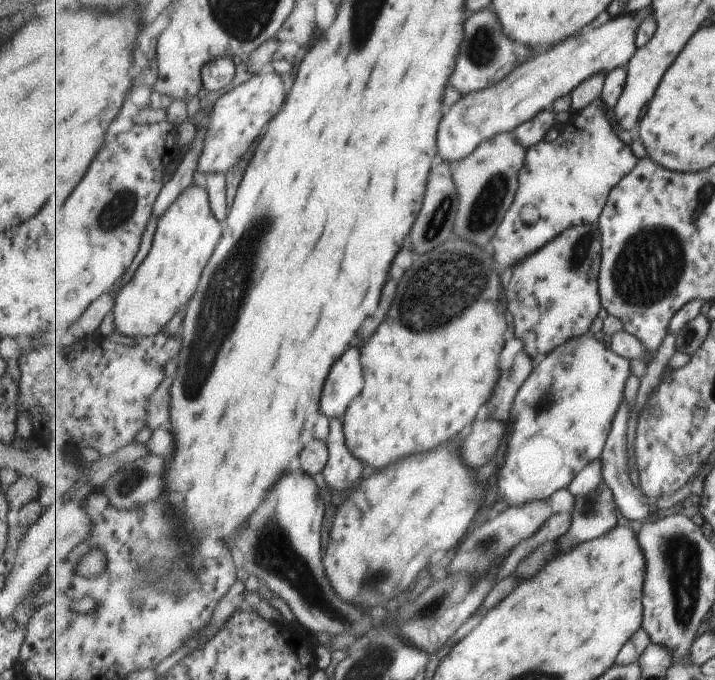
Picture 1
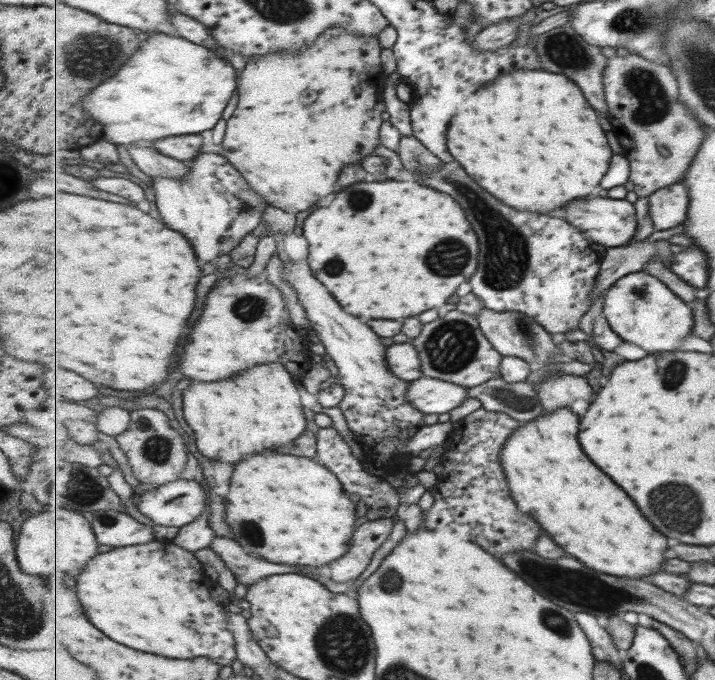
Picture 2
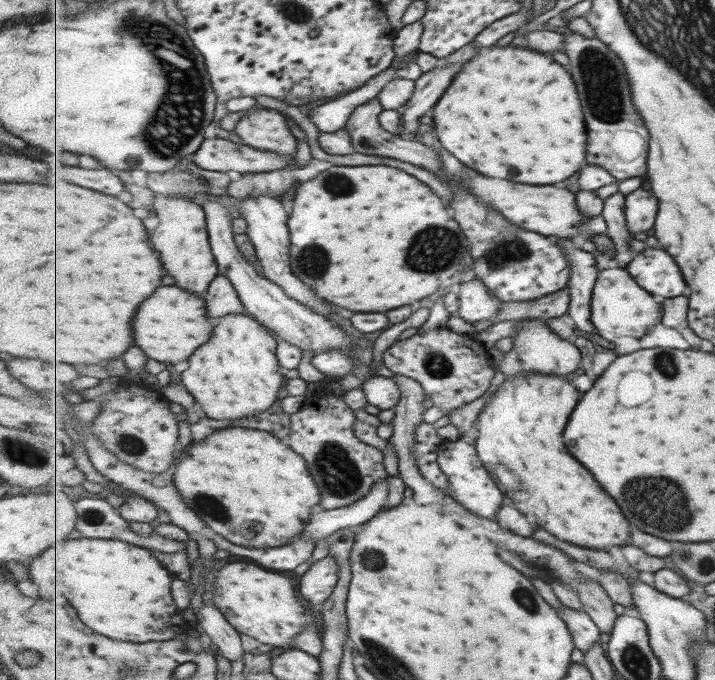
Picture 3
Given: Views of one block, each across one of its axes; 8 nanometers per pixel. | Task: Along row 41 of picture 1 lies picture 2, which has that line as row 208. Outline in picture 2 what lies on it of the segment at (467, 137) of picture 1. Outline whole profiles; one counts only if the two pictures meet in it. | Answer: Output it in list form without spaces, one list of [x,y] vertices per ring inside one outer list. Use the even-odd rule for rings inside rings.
[[[595,197],[593,200],[577,200],[565,208],[567,220],[577,224],[579,231],[592,242],[606,247],[624,247],[637,235],[639,220],[636,205],[626,199],[613,199],[609,197]]]

